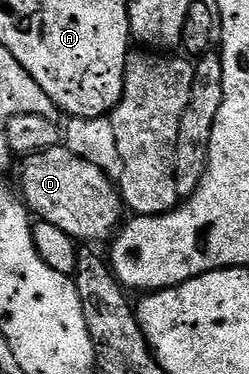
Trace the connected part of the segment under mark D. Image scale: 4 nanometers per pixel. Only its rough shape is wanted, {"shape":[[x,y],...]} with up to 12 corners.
{"shape":[[61,144],[29,154],[18,190],[39,221],[107,243],[117,183]]}

